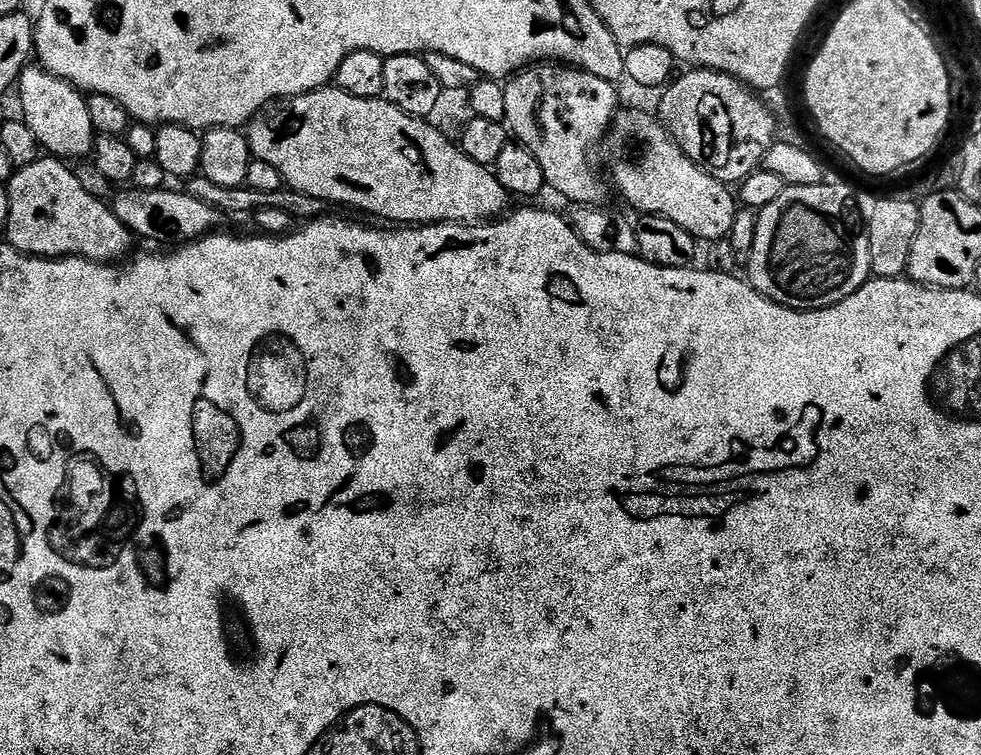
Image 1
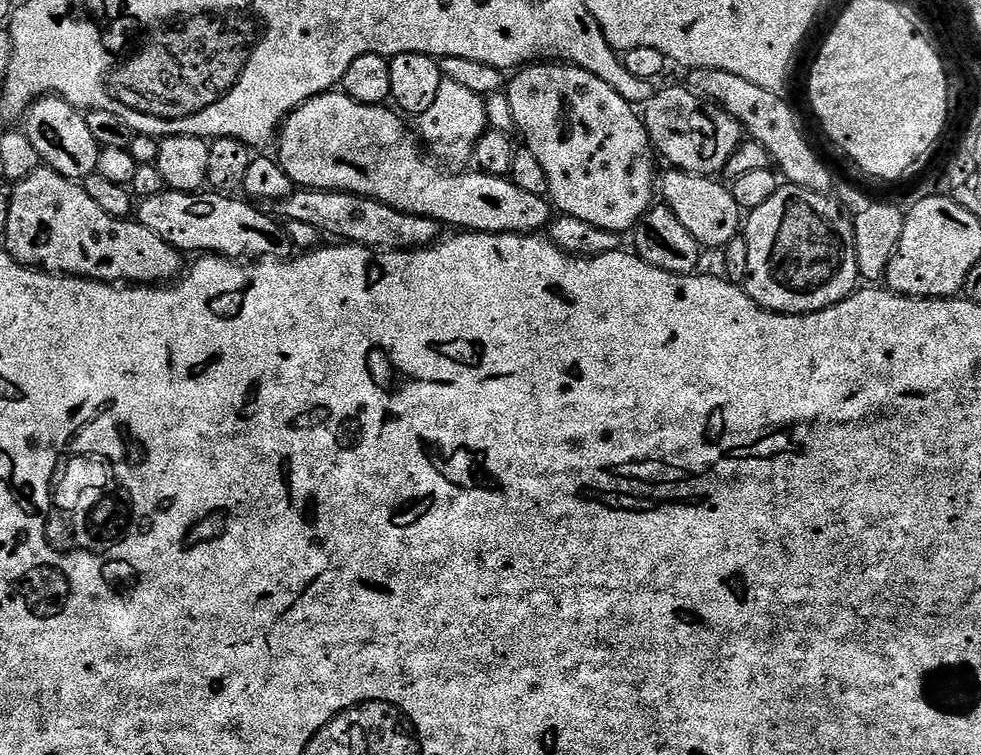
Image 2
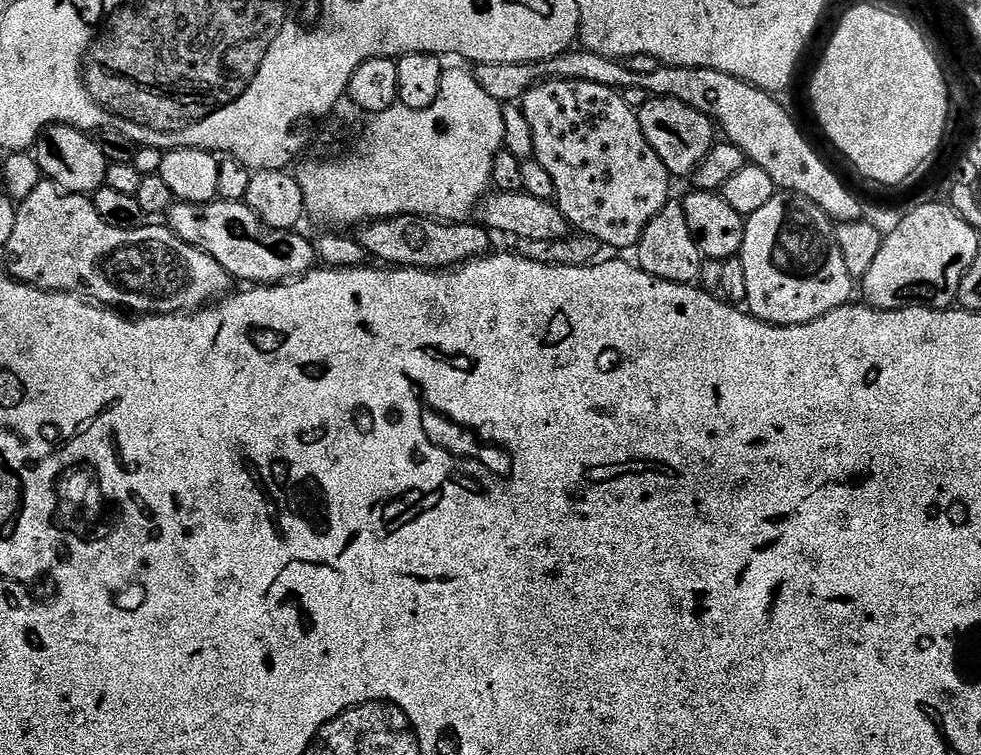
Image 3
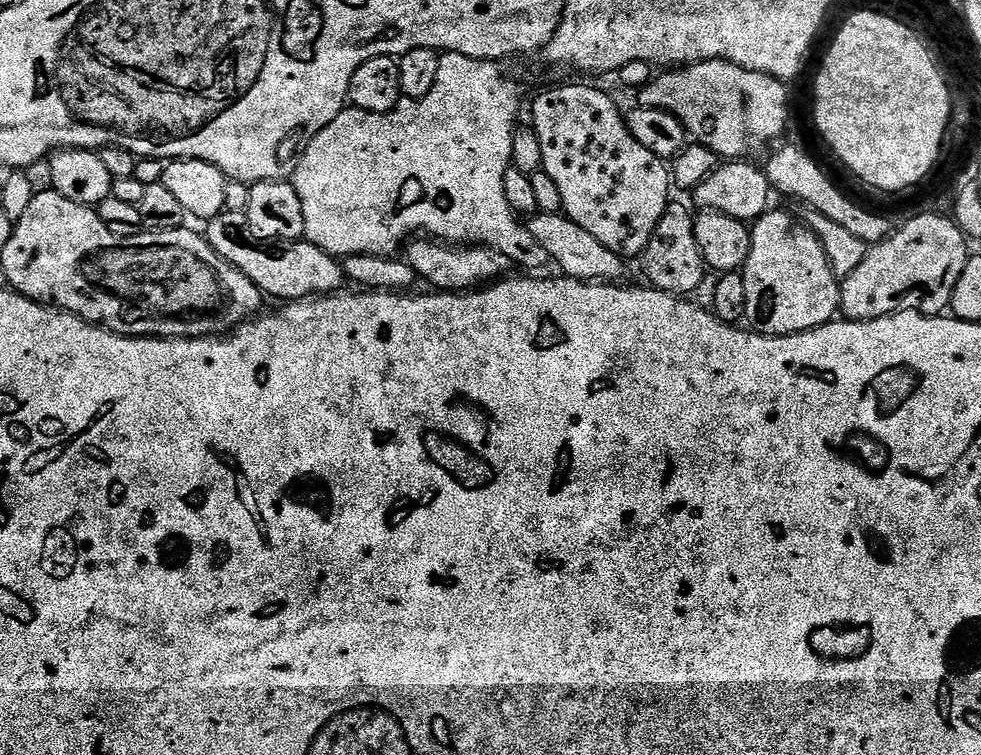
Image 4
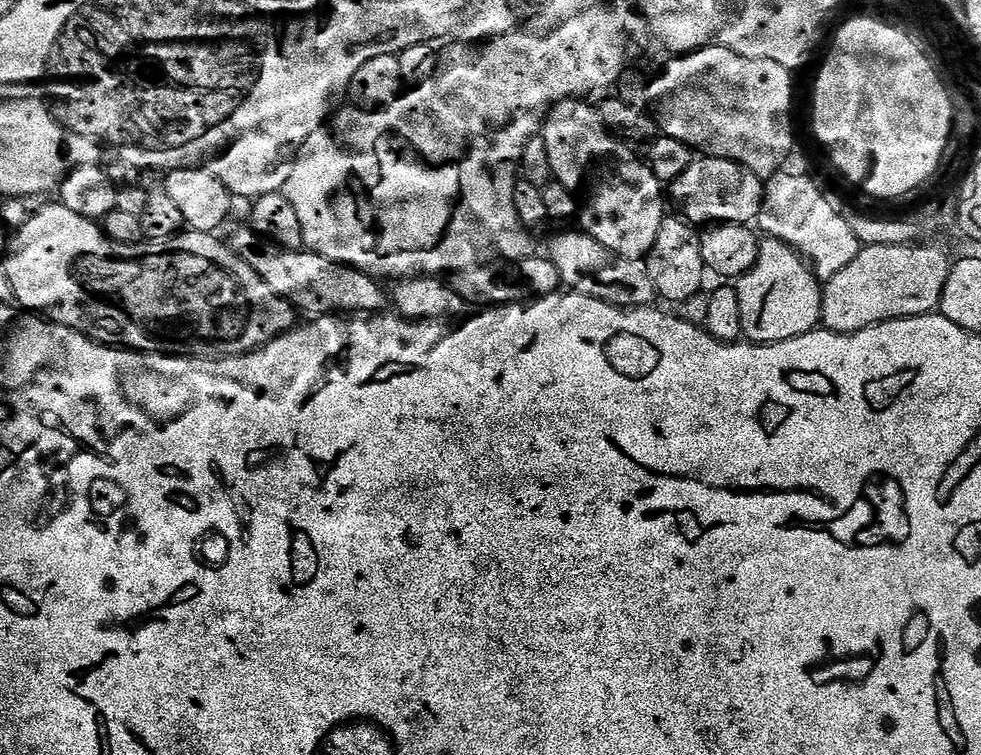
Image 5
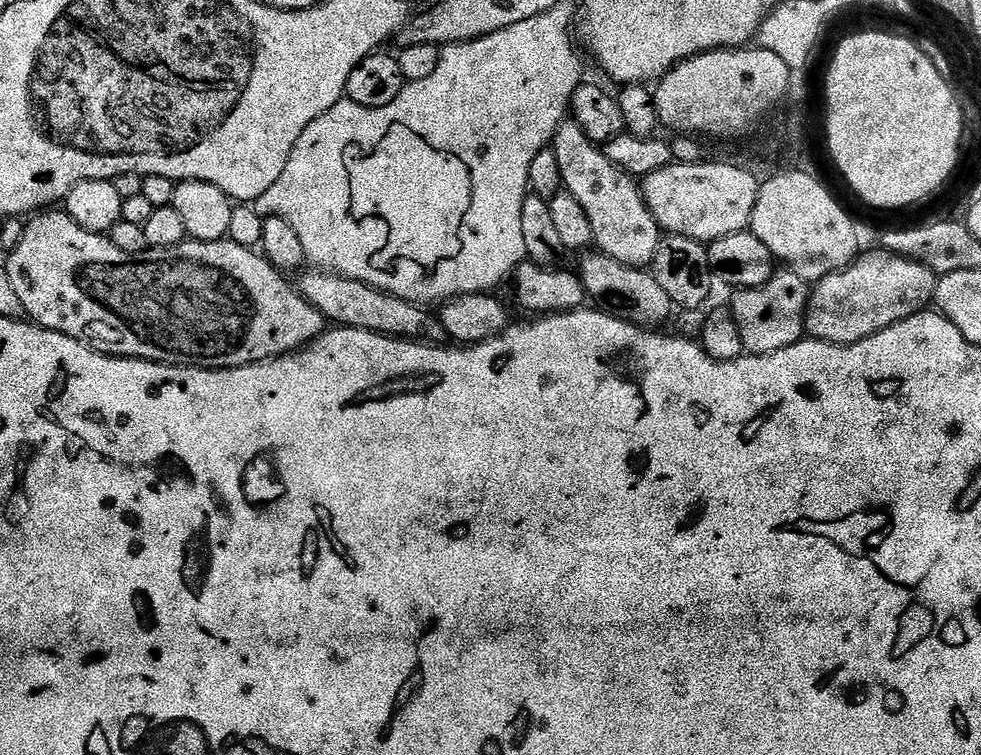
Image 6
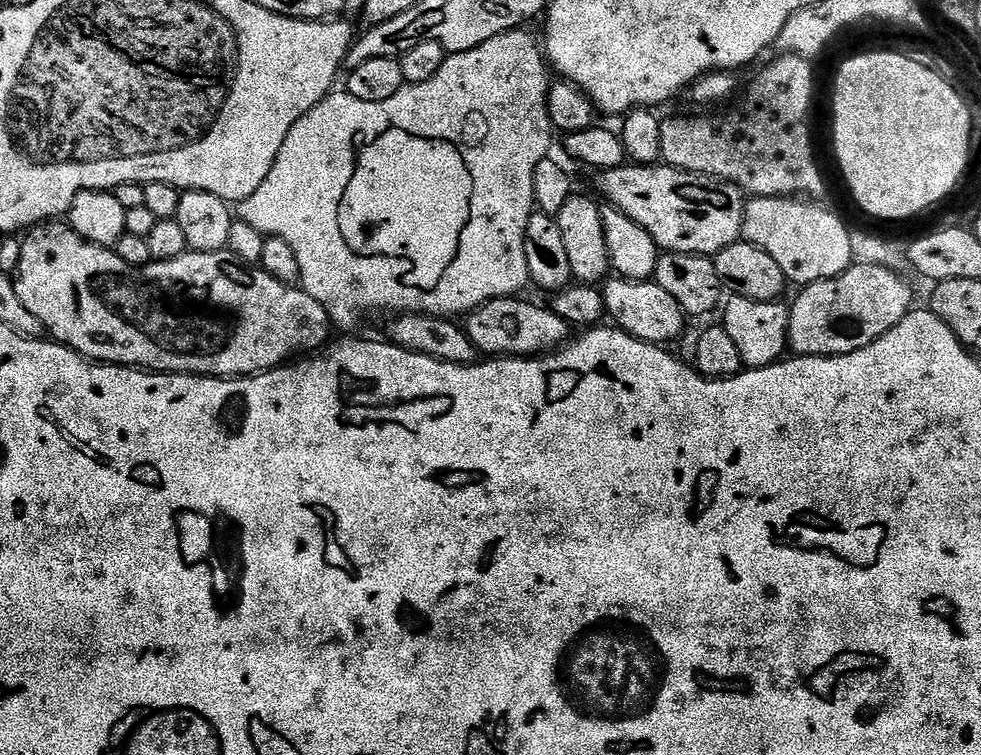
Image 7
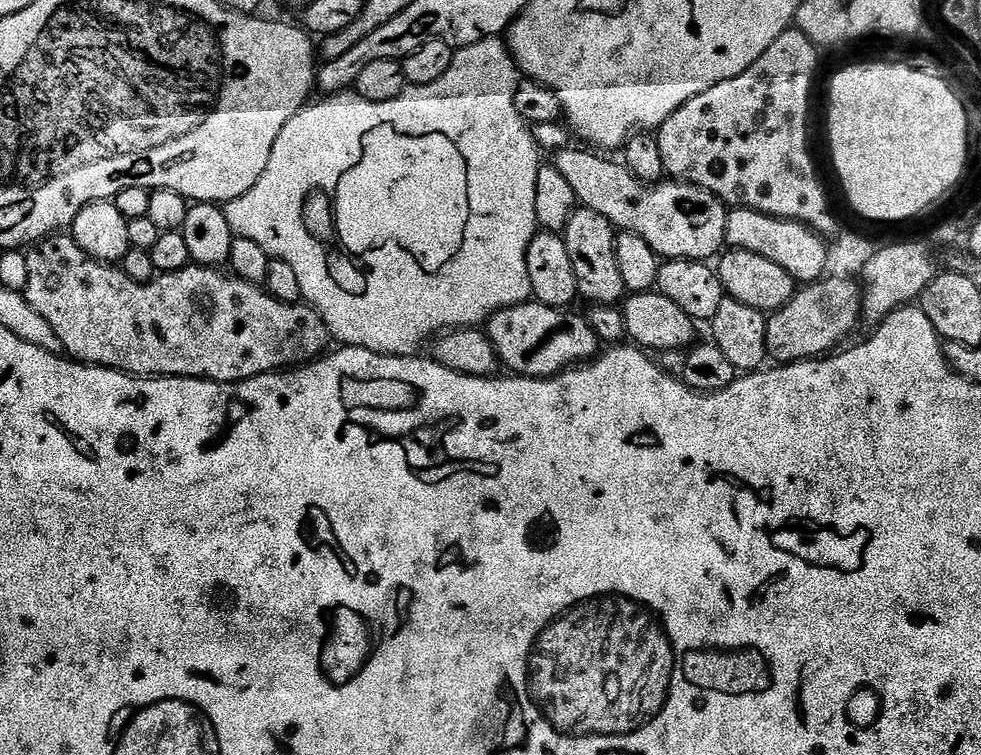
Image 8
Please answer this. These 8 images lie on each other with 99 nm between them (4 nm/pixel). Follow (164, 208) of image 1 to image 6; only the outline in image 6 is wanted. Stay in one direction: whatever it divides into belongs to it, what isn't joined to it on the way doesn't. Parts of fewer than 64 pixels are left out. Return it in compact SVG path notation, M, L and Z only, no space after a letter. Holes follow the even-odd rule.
M327 270L308 271L299 277L301 280L300 284L298 280L298 290L306 298L306 302L310 302L321 312L325 321L345 328L370 330L380 336L392 336L396 340L414 340L433 346L445 343L446 337L439 315L432 313L431 316L427 307L412 304L409 300Z

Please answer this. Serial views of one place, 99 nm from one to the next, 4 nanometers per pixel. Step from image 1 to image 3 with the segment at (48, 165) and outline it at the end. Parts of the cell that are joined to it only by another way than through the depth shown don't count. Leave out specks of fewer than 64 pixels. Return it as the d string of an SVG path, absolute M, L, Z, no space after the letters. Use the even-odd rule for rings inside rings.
M42 182L38 190L30 194L30 198L19 201L14 218L14 234L10 234L6 249L6 271L9 276L33 288L45 288L48 292L70 292L97 306L123 310L128 314L187 314L197 311L198 306L205 302L229 295L230 277L214 257L175 236L171 228L159 228L156 224L159 223L148 222L143 228L134 230L114 230L114 226L106 226L106 222L98 218L98 210L94 210L87 195L61 192L58 185Z

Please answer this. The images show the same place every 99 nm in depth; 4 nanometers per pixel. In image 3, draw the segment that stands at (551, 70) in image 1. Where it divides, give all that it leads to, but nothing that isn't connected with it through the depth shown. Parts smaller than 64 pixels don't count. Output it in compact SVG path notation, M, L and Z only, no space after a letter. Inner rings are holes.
M561 79L543 80L533 85L524 93L522 107L526 122L530 124L530 134L534 134L534 158L546 166L550 178L554 178L554 203L569 225L577 233L594 238L605 249L635 249L654 214L670 199L670 173L662 158L654 154L654 146L646 142L637 109L628 106L615 88Z

